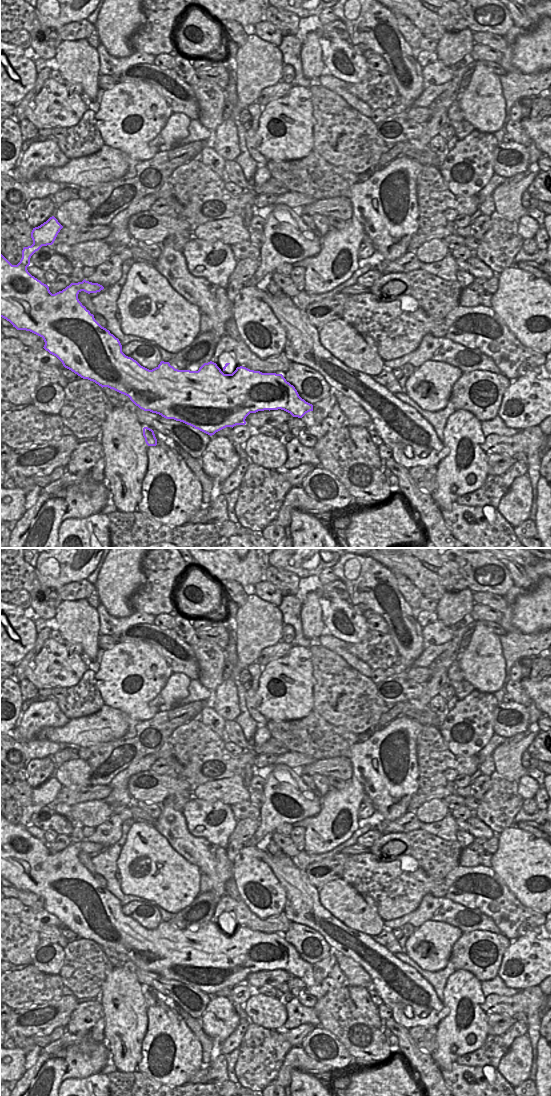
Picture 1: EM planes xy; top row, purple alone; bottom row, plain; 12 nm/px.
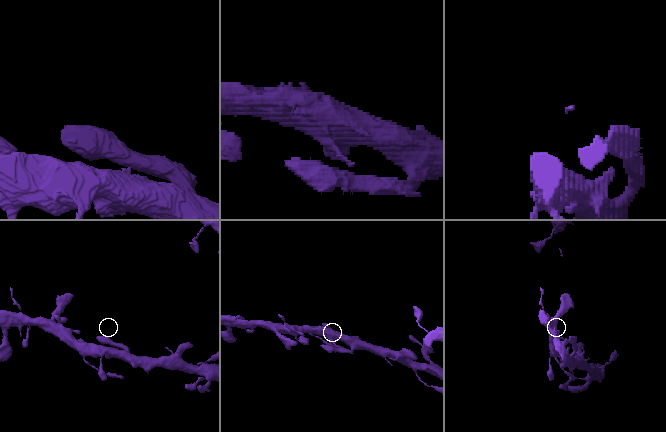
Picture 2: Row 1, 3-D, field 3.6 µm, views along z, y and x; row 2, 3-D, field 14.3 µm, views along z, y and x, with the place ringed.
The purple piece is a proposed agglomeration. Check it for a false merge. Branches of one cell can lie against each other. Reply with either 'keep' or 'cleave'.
cleave

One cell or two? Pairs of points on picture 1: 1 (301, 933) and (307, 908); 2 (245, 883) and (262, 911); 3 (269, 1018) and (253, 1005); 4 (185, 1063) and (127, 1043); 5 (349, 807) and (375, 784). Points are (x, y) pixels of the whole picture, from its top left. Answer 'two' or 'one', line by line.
1: two
2: one
3: one
4: two
5: two

